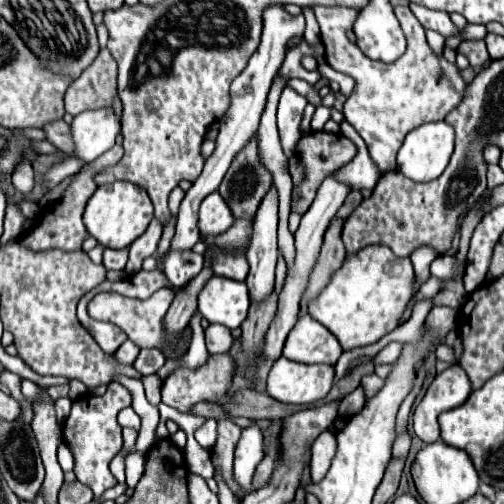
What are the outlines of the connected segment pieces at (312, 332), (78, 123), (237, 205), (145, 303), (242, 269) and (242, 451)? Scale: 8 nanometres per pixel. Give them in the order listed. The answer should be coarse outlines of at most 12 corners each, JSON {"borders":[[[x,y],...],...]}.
{"borders":[[[309,314],[289,332],[283,356],[335,366],[339,340]],[[111,108],[77,114],[75,148],[85,164],[113,148],[119,120]],[[257,134],[235,156],[219,194],[235,218],[257,212],[273,174]],[[169,288],[147,300],[97,294],[95,320],[119,326],[139,348],[165,342]],[[209,252],[215,276],[245,280],[249,264],[243,256]],[[243,428],[235,448],[235,480],[247,492],[263,458],[263,434]]]}

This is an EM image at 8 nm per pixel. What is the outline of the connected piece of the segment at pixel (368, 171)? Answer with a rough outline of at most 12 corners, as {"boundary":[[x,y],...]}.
{"boundary":[[349,122],[341,132],[357,144],[353,162],[337,172],[351,190],[373,188],[379,168]]}

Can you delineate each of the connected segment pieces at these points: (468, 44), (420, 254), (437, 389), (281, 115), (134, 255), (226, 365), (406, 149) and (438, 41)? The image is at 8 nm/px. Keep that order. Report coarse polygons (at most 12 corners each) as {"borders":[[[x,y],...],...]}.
{"borders":[[[465,40],[457,48],[471,66],[491,60],[483,40]],[[427,246],[411,256],[419,284],[429,280],[429,264],[437,258]],[[461,366],[435,376],[413,412],[415,434],[439,440],[437,416],[461,406],[471,382]],[[283,88],[277,108],[281,146],[295,156],[307,98]],[[153,218],[149,228],[129,246],[125,272],[141,270],[153,256],[163,226]],[[229,354],[199,370],[175,370],[161,400],[181,412],[223,398],[233,378]],[[445,122],[405,136],[397,168],[415,182],[449,164],[455,132]],[[430,29],[425,33],[433,51],[441,56],[445,37]]]}

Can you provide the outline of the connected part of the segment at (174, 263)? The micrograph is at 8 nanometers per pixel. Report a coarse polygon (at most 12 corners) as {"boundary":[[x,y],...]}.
{"boundary":[[169,250],[163,258],[167,280],[183,288],[203,270],[193,250]]}

